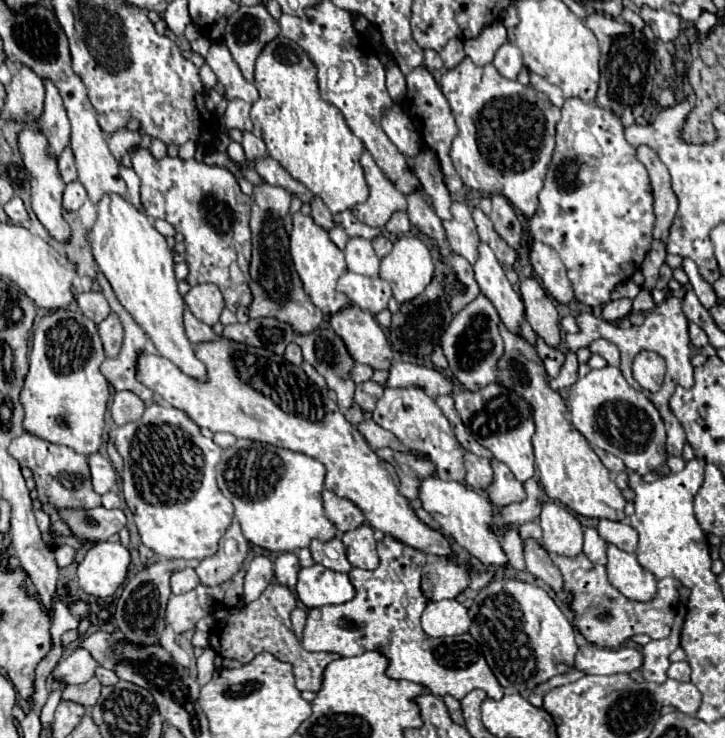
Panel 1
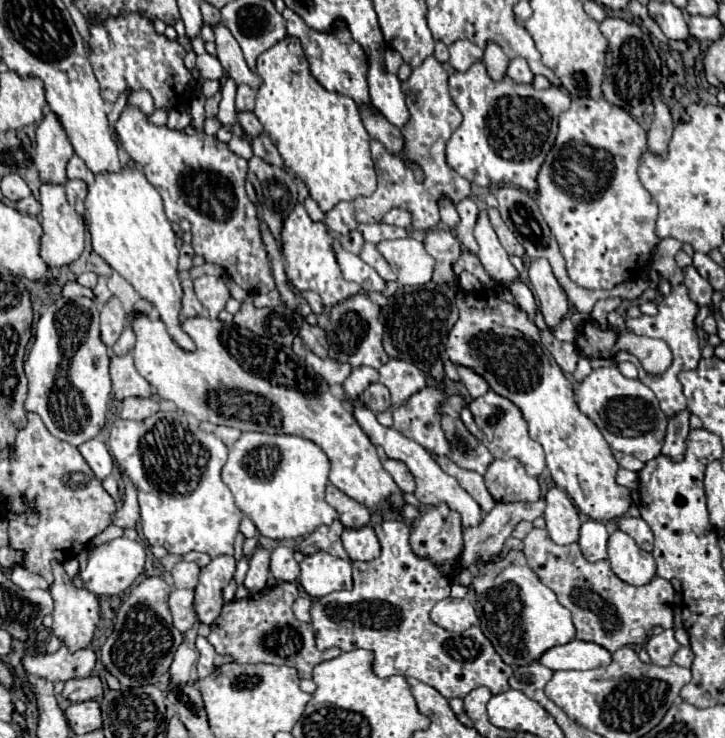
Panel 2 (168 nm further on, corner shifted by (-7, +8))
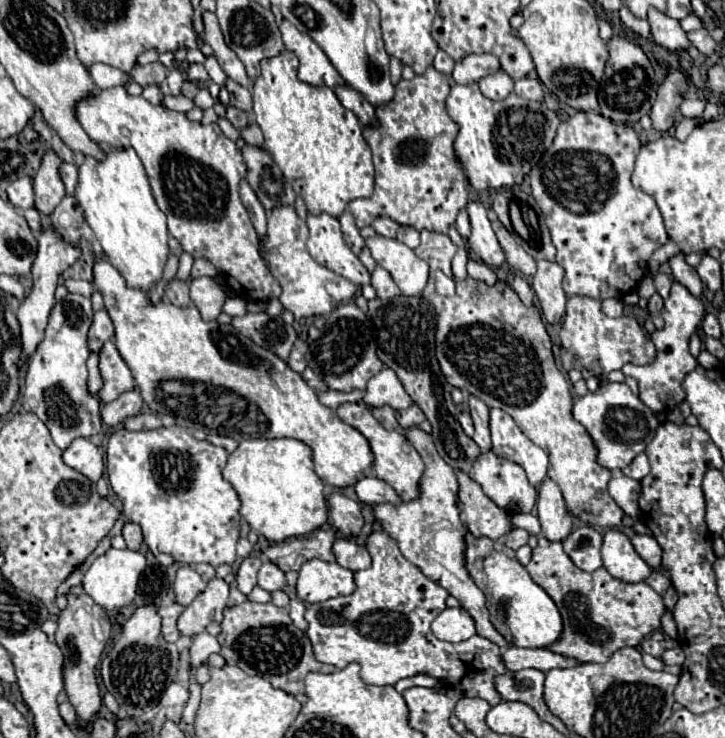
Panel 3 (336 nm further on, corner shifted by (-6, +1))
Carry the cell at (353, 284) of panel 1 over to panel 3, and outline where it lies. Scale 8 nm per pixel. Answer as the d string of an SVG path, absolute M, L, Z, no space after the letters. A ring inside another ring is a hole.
M326 213L308 215L306 225L308 225L308 241L306 241L308 253L320 265L332 269L334 273L350 279L356 285L370 283L370 273L344 243L340 223L336 217L330 217Z

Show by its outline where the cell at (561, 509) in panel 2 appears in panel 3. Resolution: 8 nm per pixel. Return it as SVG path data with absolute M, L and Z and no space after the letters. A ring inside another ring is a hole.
M544 479L538 489L538 519L542 523L542 535L550 541L562 541L570 529L572 519L566 509L566 503L562 499L560 487L552 479Z

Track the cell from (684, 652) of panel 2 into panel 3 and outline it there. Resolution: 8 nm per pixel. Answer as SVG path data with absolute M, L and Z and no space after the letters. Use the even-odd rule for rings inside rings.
M680 647L674 649L666 649L666 653L662 653L662 661L666 665L682 665L684 663L684 653Z

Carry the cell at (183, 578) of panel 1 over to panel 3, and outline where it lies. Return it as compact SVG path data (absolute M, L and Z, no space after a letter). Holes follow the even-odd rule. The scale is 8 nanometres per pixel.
M182 565L174 581L176 601L186 607L198 597L198 593L202 593L202 589L206 589L206 583L202 581L202 577L190 565Z

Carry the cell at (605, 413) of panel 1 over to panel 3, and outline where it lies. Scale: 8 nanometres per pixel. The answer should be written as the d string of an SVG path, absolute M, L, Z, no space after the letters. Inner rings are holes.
M604 383L596 393L578 397L574 401L572 415L592 437L598 451L596 461L606 469L624 469L630 465L630 461L646 449L660 425L654 411L646 407L626 383Z

